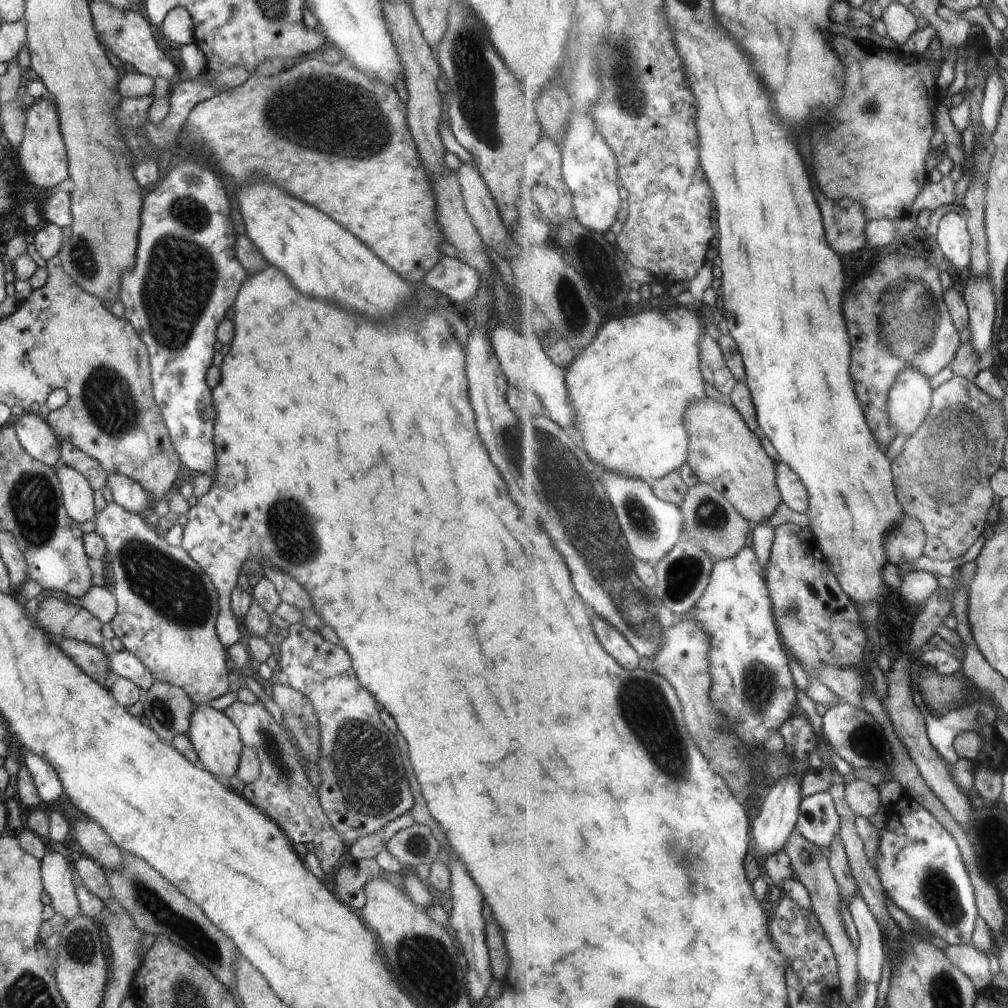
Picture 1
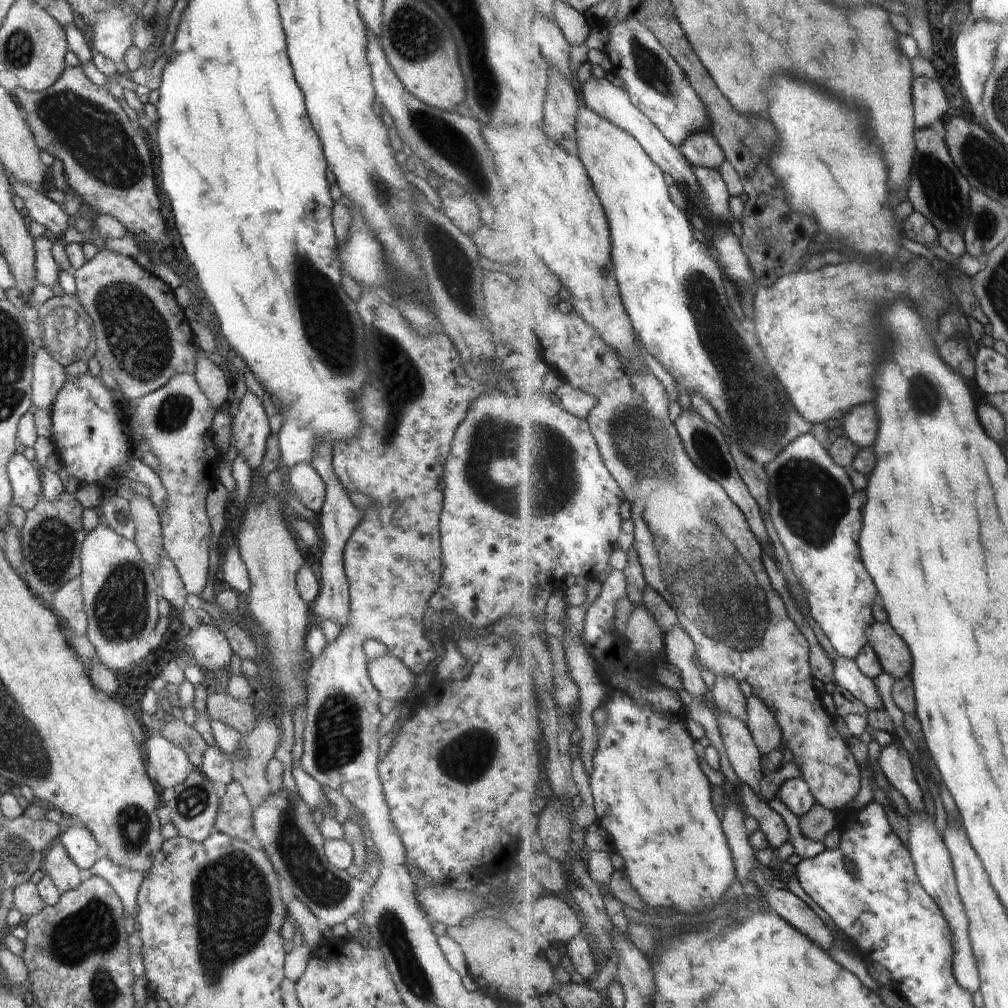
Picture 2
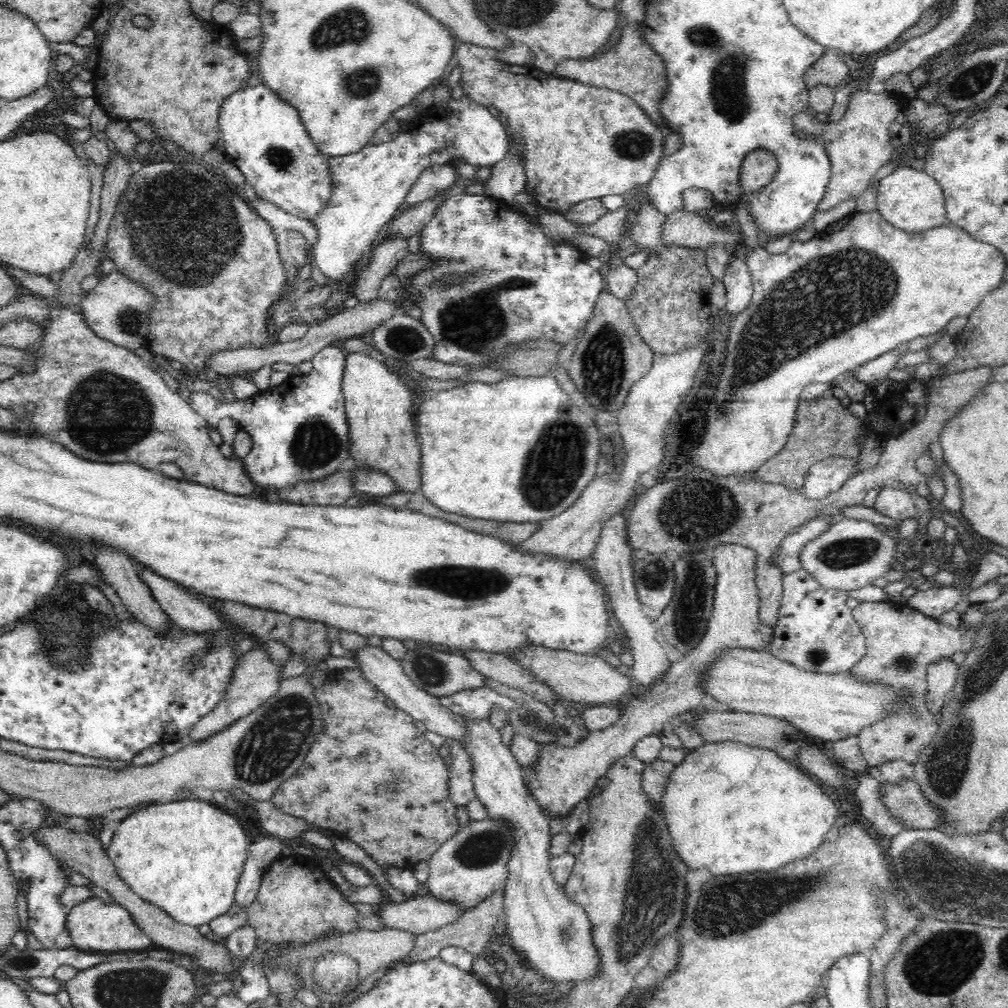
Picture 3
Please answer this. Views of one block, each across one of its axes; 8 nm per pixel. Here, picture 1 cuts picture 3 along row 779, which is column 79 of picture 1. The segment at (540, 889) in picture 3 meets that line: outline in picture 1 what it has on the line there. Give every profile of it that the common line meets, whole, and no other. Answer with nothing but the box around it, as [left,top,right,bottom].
[55,465,97,524]

